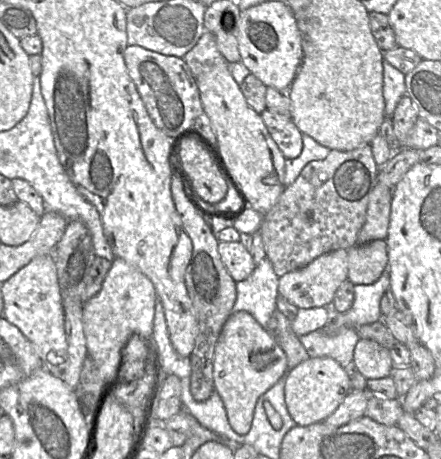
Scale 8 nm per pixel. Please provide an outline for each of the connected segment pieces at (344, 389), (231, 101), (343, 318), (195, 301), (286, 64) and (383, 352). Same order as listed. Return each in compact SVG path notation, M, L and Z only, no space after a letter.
M330 357L308 358L293 368L285 384L285 402L289 414L299 426L323 422L350 392L350 377L343 366Z
M223 55L217 58L208 70L195 78L195 81L204 113L208 116L215 133L220 154L248 198L250 206L261 215L265 215L277 203L286 188L284 155L269 134L260 114L247 104Z
M388 264L381 277L373 284L354 285L354 300L348 311L339 314L333 308L333 304L326 305L325 308L329 309L329 321L339 315L335 319L338 325L357 328L381 320L380 301L389 289L390 269Z
M176 176L171 178L171 194L183 228L192 242L192 257L185 271L185 285L198 322L198 334L189 356L191 364L190 391L196 401L207 400L214 391L214 353L219 335L236 301L236 282L218 252L219 240L213 235L207 220L201 217L187 200Z
M263 2L241 11L238 47L243 64L266 87L290 88L303 60L302 33L285 2Z
M369 339L358 340L352 361L366 379L385 378L393 368L390 350Z

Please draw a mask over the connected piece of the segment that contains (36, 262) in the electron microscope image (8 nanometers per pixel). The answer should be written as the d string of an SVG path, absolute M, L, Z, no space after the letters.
M51 255L35 257L1 284L2 316L16 326L32 344L45 368L53 376L64 379L67 367L68 344L64 310L55 262Z

